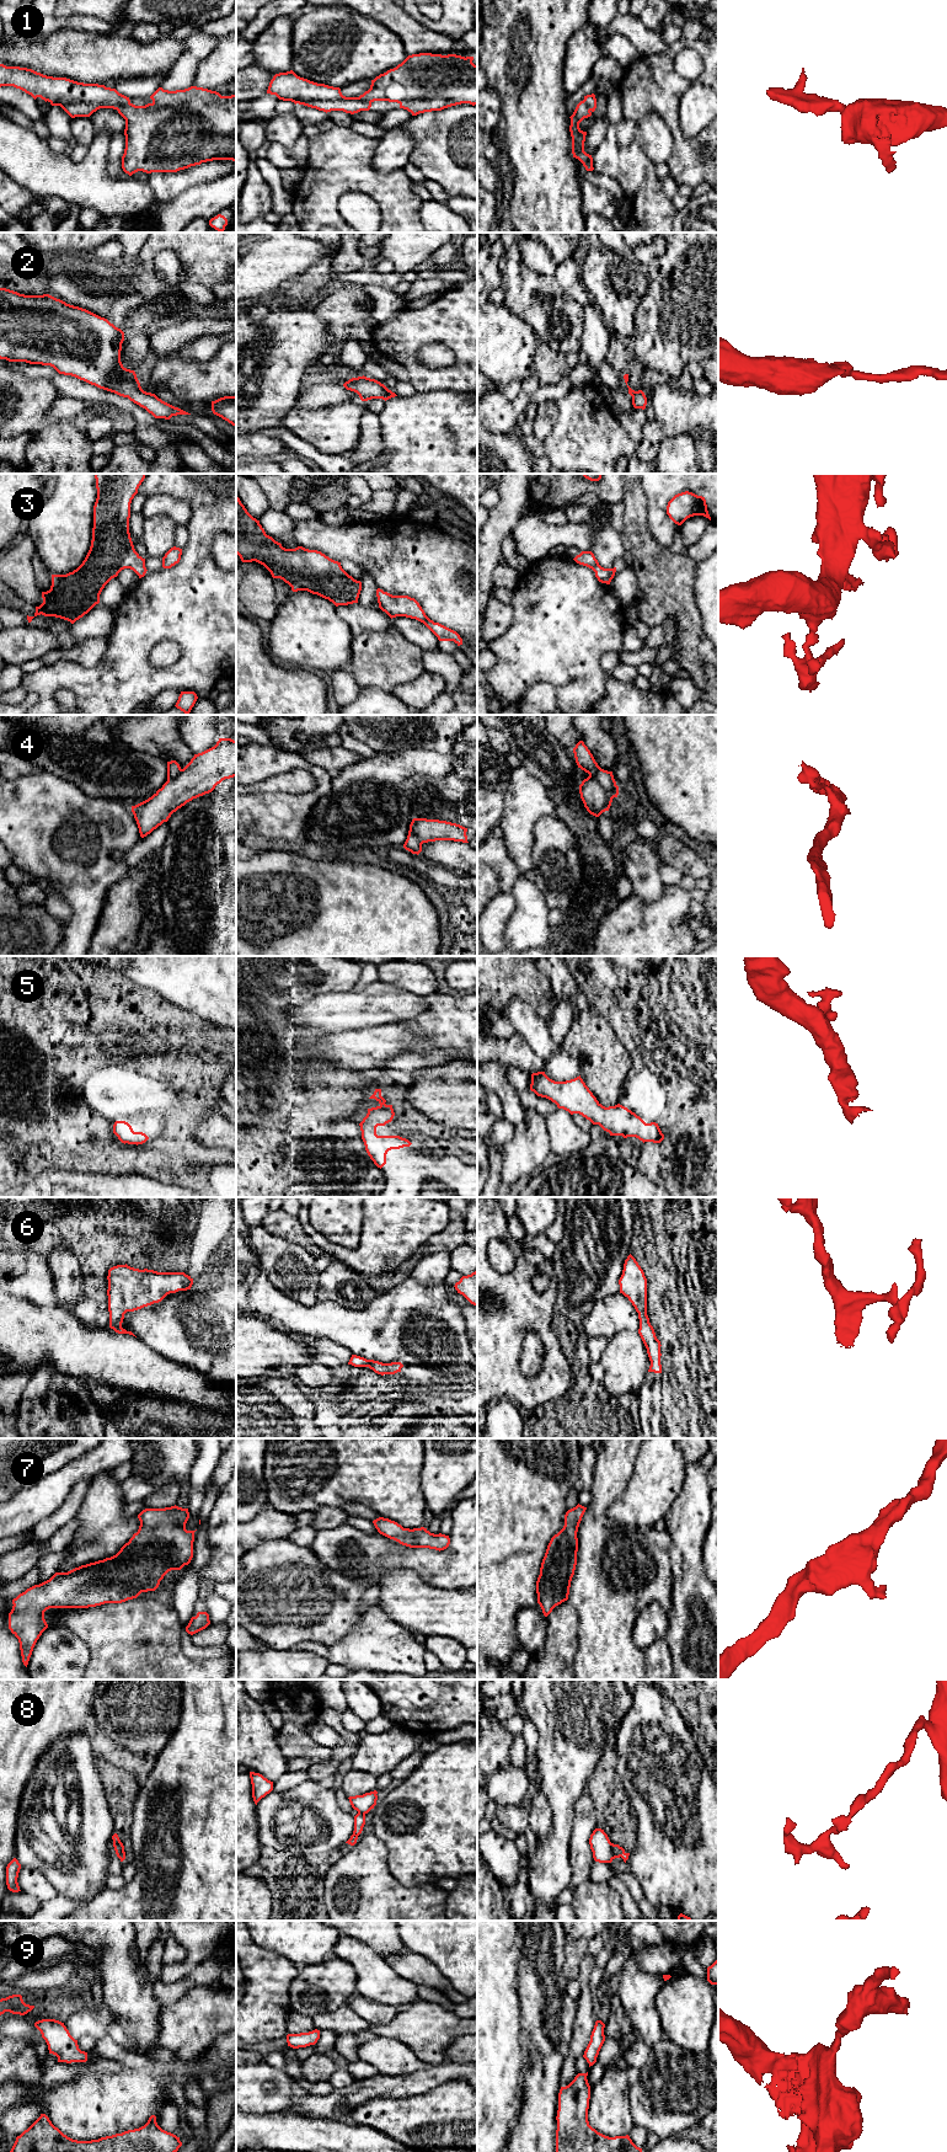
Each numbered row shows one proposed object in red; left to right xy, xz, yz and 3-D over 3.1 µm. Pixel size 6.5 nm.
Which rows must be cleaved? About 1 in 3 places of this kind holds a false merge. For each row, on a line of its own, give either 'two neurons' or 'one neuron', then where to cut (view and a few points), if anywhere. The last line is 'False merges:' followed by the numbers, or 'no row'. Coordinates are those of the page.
1: one neuron; cut none
2: one neuron; cut none
3: one neuron; cut none
4: two neurons; cut yz (589, 775), (613, 797)
5: one neuron; cut none
6: one neuron; cut none
7: one neuron; cut none
8: two neurons; cut yz (610, 1843), (614, 1858)
9: one neuron; cut none
False merges: 4, 8

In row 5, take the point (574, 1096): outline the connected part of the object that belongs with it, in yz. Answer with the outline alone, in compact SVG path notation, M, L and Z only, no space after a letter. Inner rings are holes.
M545 1072L533 1073L530 1090L537 1096L551 1100L558 1109L563 1109L571 1115L582 1115L593 1125L599 1125L610 1136L636 1137L643 1143L660 1143L664 1139L658 1123L646 1123L640 1116L620 1104L603 1106L580 1075L566 1082L555 1082Z

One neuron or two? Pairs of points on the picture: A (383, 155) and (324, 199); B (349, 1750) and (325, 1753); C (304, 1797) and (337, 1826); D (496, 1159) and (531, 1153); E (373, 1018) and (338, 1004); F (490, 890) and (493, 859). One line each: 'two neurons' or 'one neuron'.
A: two neurons
B: two neurons
C: one neuron
D: two neurons
E: one neuron
F: two neurons

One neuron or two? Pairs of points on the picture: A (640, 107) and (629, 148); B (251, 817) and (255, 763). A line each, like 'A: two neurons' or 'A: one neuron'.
A: two neurons
B: one neuron

